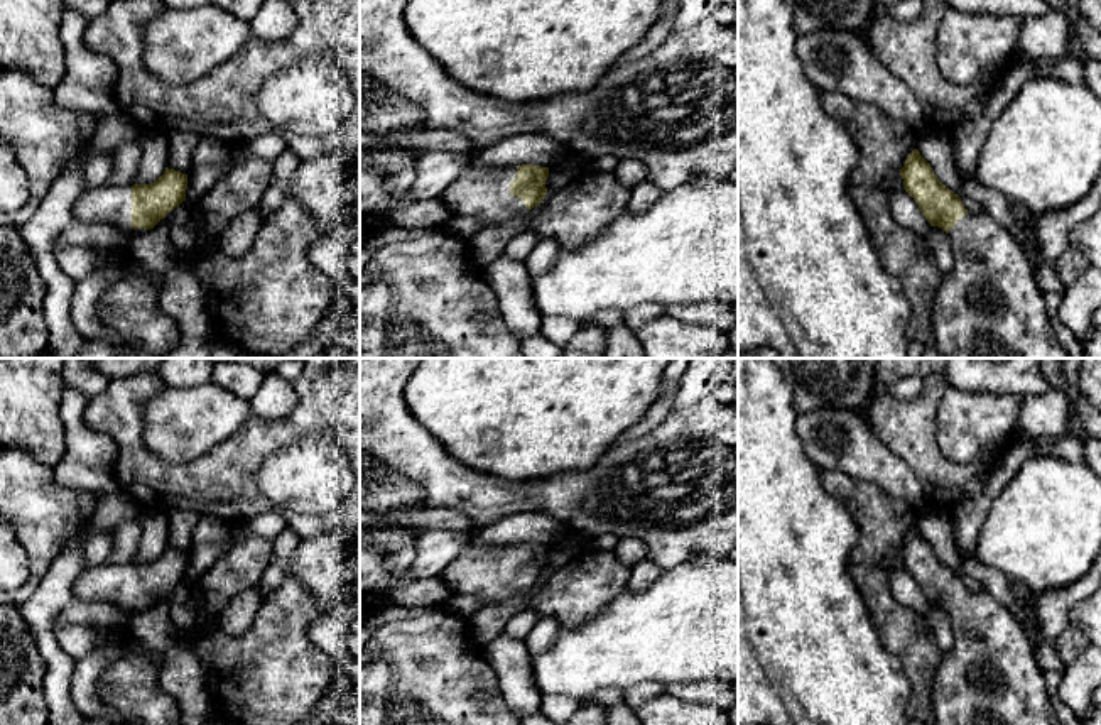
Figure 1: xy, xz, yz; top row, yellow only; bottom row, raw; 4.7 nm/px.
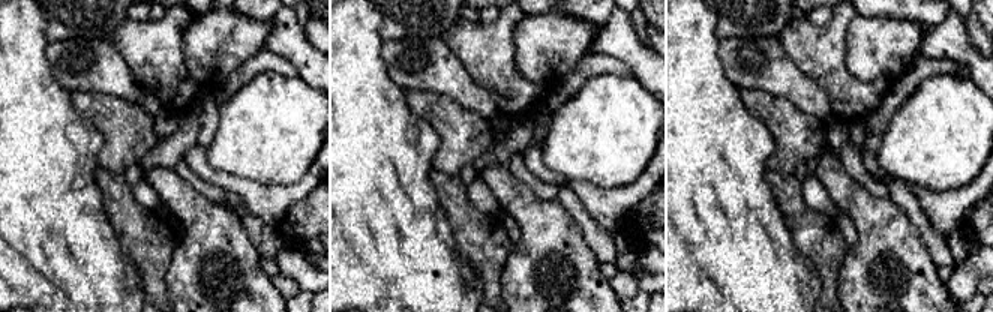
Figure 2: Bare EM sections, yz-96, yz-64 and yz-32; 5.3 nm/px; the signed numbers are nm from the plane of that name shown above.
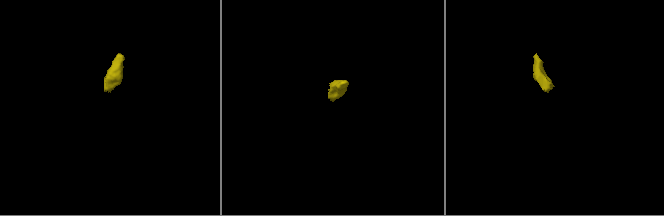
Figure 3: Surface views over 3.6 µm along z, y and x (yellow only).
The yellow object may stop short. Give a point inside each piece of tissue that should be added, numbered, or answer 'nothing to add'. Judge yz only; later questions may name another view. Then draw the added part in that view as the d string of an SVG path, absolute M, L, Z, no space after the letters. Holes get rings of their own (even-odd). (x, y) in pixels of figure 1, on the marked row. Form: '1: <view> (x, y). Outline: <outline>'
1: yz (988, 306). Outline: M988 211L964 215L951 230L954 269L936 294L932 326L939 358L1069 358L1015 237Z

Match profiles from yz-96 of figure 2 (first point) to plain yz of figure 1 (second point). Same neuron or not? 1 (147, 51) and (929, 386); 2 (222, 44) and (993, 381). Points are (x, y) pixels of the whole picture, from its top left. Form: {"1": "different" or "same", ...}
{"1": "same", "2": "different"}

